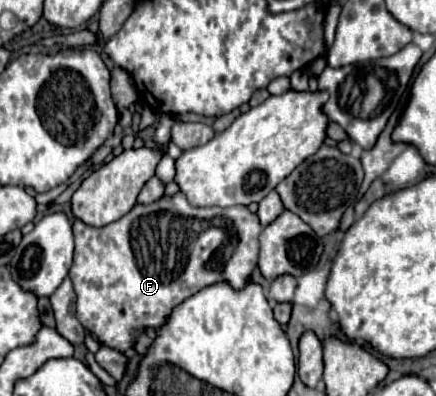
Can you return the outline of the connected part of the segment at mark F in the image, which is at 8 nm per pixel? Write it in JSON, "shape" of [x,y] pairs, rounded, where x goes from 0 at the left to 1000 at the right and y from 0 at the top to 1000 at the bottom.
{"shape":[[[415,485],[397,500],[374,495],[351,515],[310,515],[282,551],[232,576],[200,571],[181,551],[167,551],[172,657],[158,702],[177,742],[177,808],[195,833],[218,843],[232,869],[273,889],[296,884],[305,859],[328,843],[328,828],[374,818],[406,768],[461,727],[521,707],[539,732],[557,732],[589,672],[599,581],[589,540],[571,535],[567,520],[447,525]]]}

